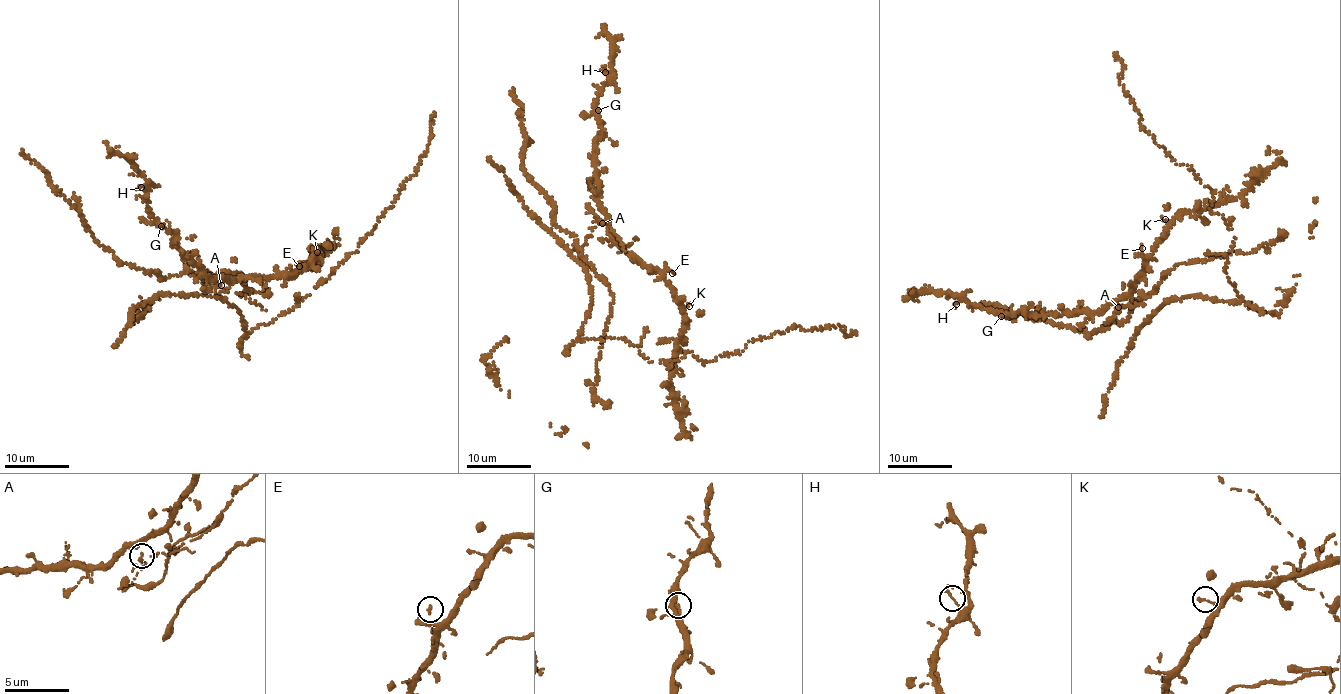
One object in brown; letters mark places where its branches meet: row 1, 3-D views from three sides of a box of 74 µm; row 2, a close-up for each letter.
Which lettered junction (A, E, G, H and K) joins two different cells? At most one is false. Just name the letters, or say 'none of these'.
A

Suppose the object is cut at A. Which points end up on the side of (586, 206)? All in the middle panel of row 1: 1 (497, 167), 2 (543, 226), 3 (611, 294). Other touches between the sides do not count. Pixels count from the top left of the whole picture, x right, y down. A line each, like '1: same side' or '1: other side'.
1: other side
2: other side
3: same side

